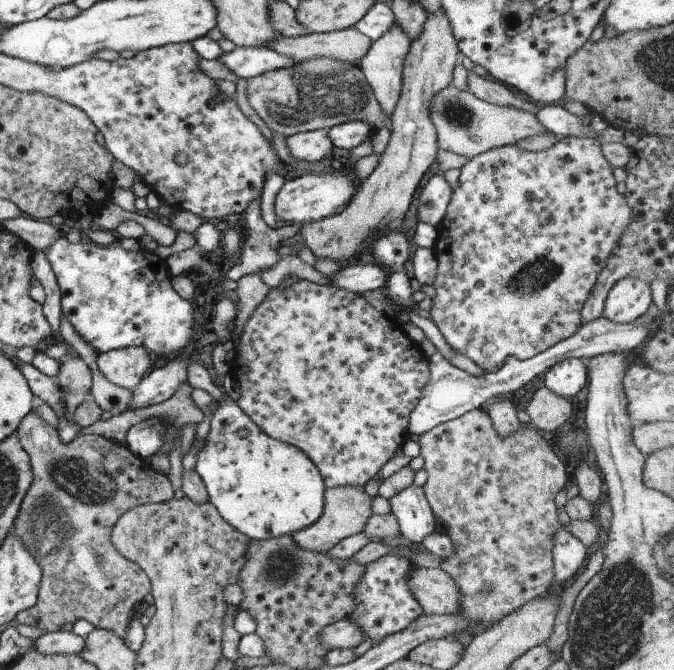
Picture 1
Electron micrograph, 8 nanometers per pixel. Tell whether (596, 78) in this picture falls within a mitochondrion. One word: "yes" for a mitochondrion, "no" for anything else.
no

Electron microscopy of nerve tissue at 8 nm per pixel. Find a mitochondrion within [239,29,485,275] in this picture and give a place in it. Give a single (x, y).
(333, 91)

